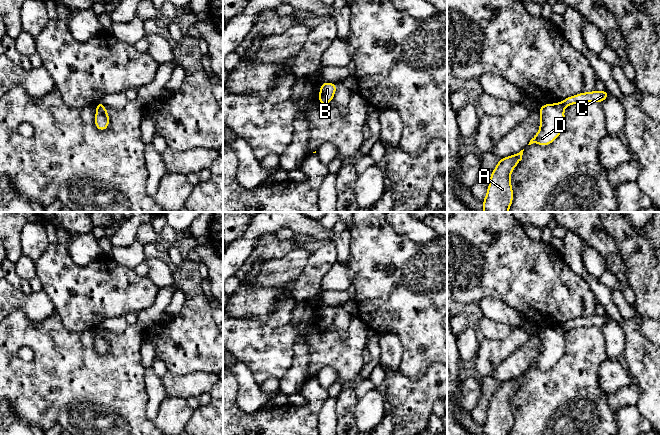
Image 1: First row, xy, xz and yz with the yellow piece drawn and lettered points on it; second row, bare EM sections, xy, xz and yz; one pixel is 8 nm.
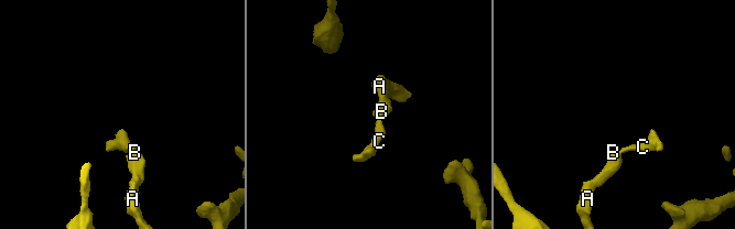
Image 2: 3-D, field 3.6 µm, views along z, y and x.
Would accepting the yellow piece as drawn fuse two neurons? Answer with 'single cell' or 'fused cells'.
single cell

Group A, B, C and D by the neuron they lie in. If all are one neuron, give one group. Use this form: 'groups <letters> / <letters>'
groups A B C D

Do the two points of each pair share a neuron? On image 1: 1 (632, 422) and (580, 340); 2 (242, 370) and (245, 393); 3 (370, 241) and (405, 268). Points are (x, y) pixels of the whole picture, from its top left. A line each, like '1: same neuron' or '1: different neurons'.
1: different neurons
2: same neuron
3: same neuron

